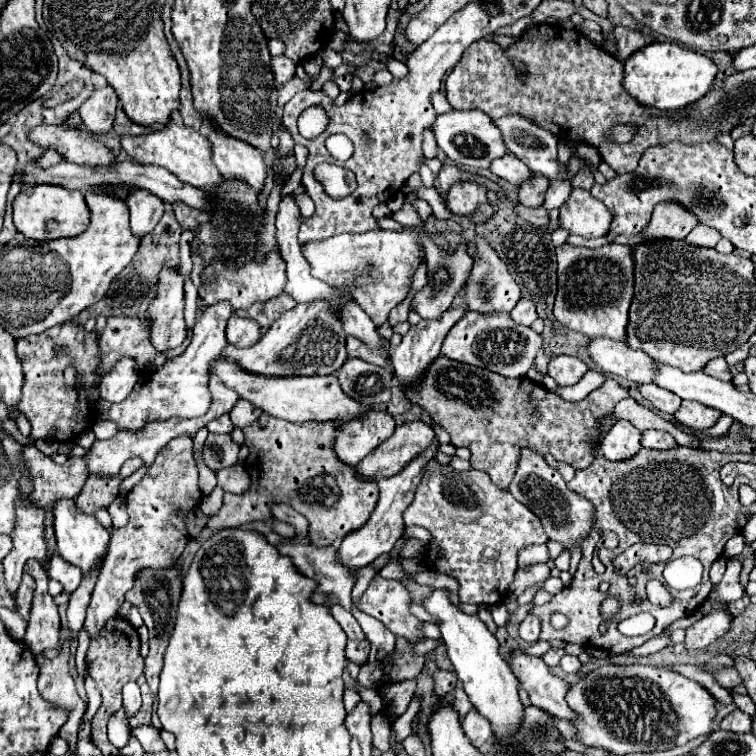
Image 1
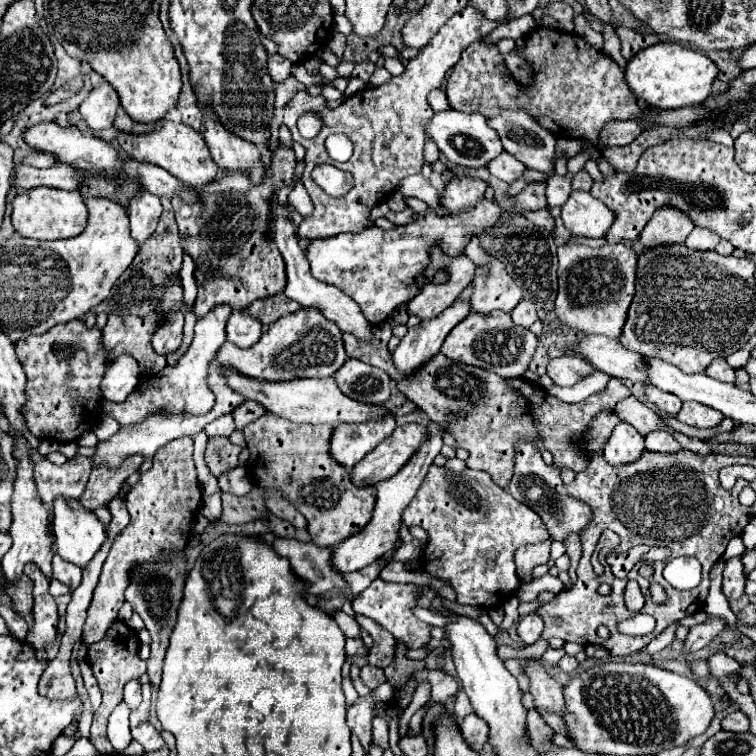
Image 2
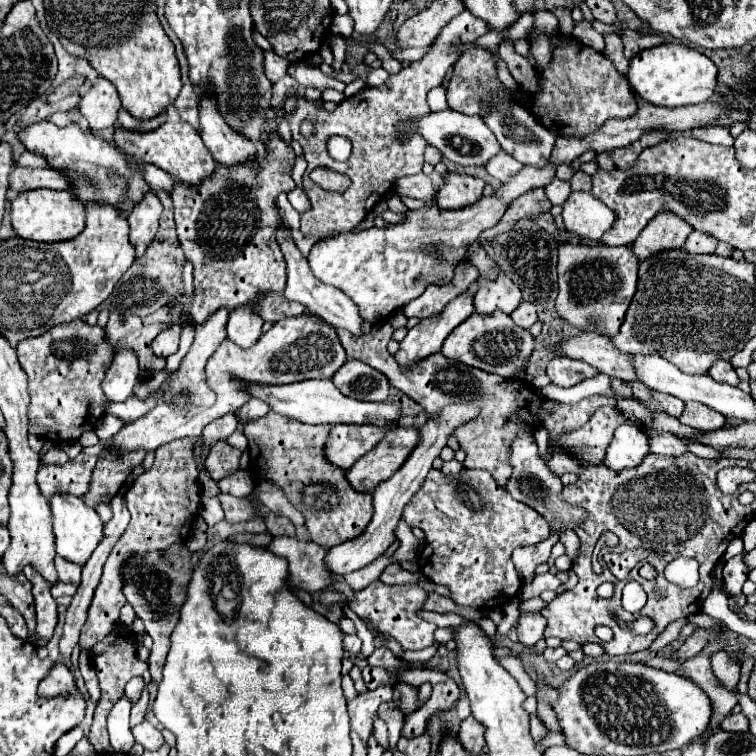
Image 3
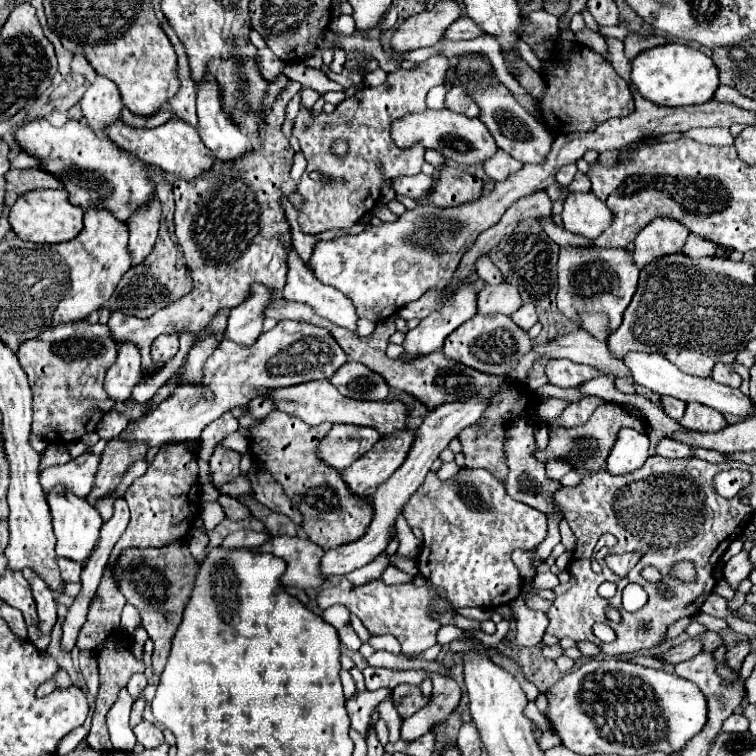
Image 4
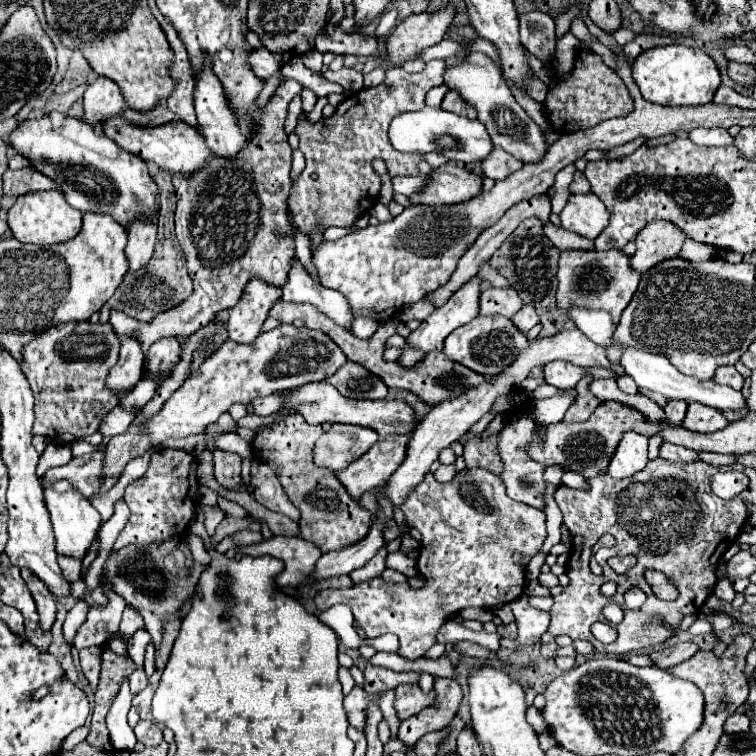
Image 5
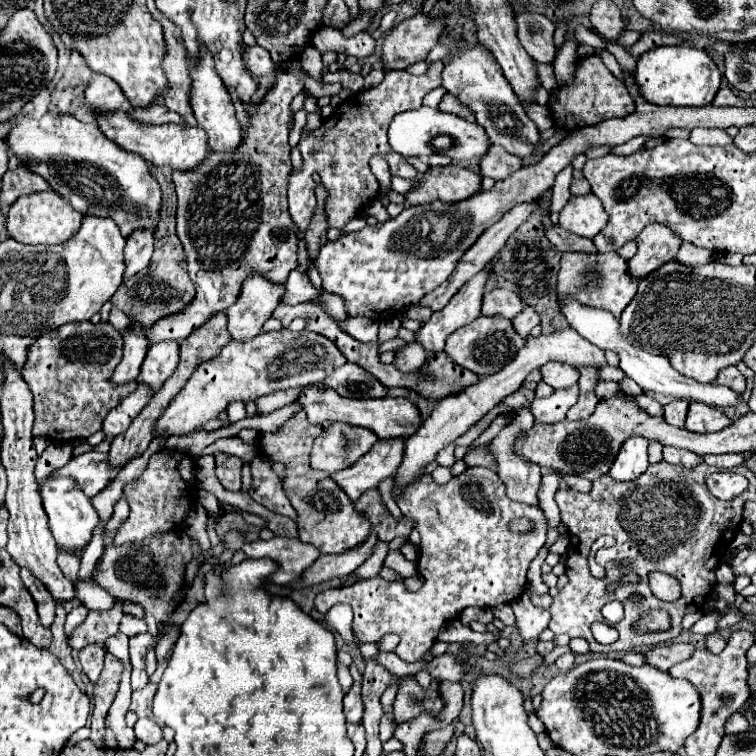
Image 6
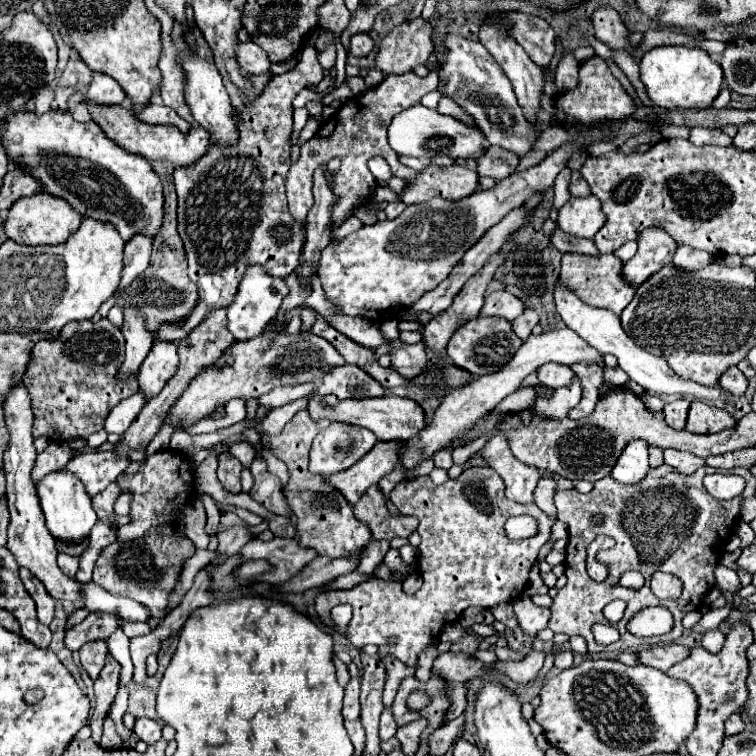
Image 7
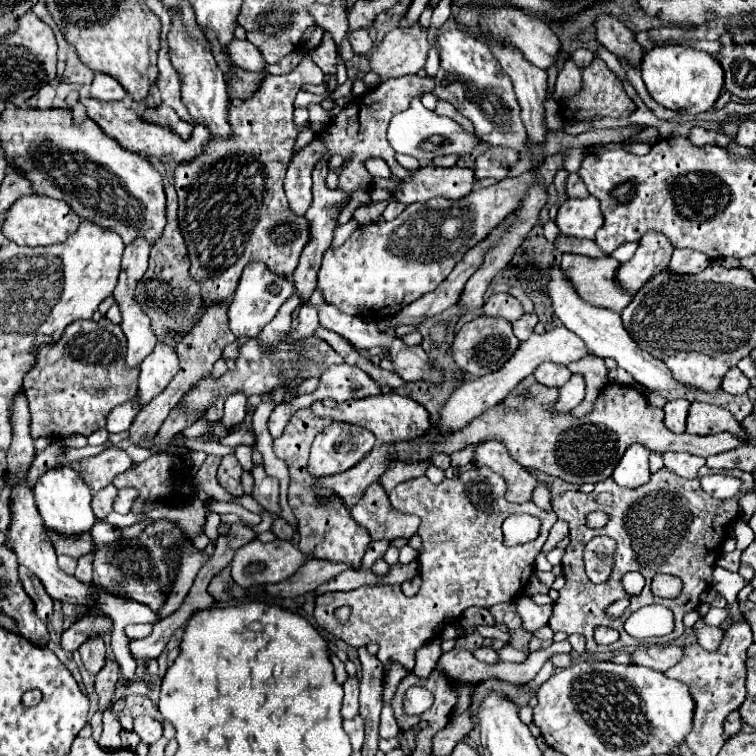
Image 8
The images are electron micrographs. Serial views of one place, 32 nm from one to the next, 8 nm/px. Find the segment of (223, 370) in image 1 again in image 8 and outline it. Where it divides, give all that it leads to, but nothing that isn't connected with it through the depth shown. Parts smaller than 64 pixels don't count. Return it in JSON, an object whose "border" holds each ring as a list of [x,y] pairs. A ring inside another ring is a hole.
{"border":[[[380,394],[380,396],[362,398],[362,400],[346,400],[346,402],[326,400],[326,406],[324,406],[324,402],[318,400],[310,408],[312,408],[314,416],[318,416],[318,418],[330,418],[336,422],[346,422],[346,424],[356,424],[356,426],[366,428],[376,436],[378,442],[414,440],[430,428],[428,412],[412,398],[398,396],[398,394]]]}

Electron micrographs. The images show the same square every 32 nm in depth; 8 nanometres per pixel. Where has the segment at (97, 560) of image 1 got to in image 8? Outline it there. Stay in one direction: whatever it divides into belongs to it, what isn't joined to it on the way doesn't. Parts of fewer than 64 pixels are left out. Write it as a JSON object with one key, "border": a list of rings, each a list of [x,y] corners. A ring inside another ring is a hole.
{"border":[[[68,464],[56,466],[48,470],[36,484],[34,484],[34,496],[36,496],[36,506],[40,508],[40,514],[44,518],[44,524],[48,530],[62,534],[62,536],[80,536],[84,532],[90,532],[90,528],[96,522],[96,516],[90,506],[92,494],[88,492],[88,486],[68,468]]]}

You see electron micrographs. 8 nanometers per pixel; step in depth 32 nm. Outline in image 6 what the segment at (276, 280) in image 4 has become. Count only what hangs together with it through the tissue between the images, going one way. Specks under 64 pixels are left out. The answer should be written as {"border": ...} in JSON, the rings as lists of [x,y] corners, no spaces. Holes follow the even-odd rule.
{"border":[[[280,74],[274,88],[268,92],[266,100],[254,110],[250,116],[250,126],[244,136],[244,144],[236,152],[228,152],[228,156],[210,154],[196,172],[174,172],[172,180],[178,194],[178,212],[176,212],[176,236],[180,238],[186,262],[188,262],[188,274],[196,286],[196,296],[186,304],[184,310],[162,316],[156,320],[156,324],[142,326],[142,332],[148,340],[148,344],[160,342],[160,340],[182,340],[188,334],[192,334],[196,328],[206,324],[216,312],[230,308],[238,296],[240,288],[246,280],[246,276],[252,276],[252,272],[268,278],[270,282],[284,284],[292,266],[296,266],[296,242],[300,236],[300,230],[296,224],[292,224],[292,218],[288,214],[288,202],[286,202],[286,186],[290,176],[290,146],[288,146],[288,120],[290,120],[290,102],[296,94],[304,90],[304,82],[290,74]],[[112,308],[110,310],[110,324],[122,334],[122,332],[126,332],[126,330],[130,330],[134,324],[132,324],[132,320],[124,314],[124,312],[120,312],[118,308]]]}

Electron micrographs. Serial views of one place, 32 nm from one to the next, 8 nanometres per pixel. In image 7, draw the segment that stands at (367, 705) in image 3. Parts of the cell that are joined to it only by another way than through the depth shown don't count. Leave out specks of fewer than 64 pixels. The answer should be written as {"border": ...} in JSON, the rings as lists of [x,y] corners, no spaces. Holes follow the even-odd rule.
{"border":[[[352,678],[350,684],[346,686],[342,714],[346,720],[358,720],[360,718],[360,680],[358,678]]]}

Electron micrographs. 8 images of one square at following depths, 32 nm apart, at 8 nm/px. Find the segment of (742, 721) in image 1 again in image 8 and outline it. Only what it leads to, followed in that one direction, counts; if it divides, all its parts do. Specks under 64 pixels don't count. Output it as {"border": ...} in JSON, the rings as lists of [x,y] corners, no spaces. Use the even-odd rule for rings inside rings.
{"border":[[[732,712],[732,716],[728,716],[728,718],[726,718],[726,722],[724,722],[726,738],[728,738],[728,736],[738,734],[740,730],[742,730],[742,716],[740,716],[740,712]]]}

